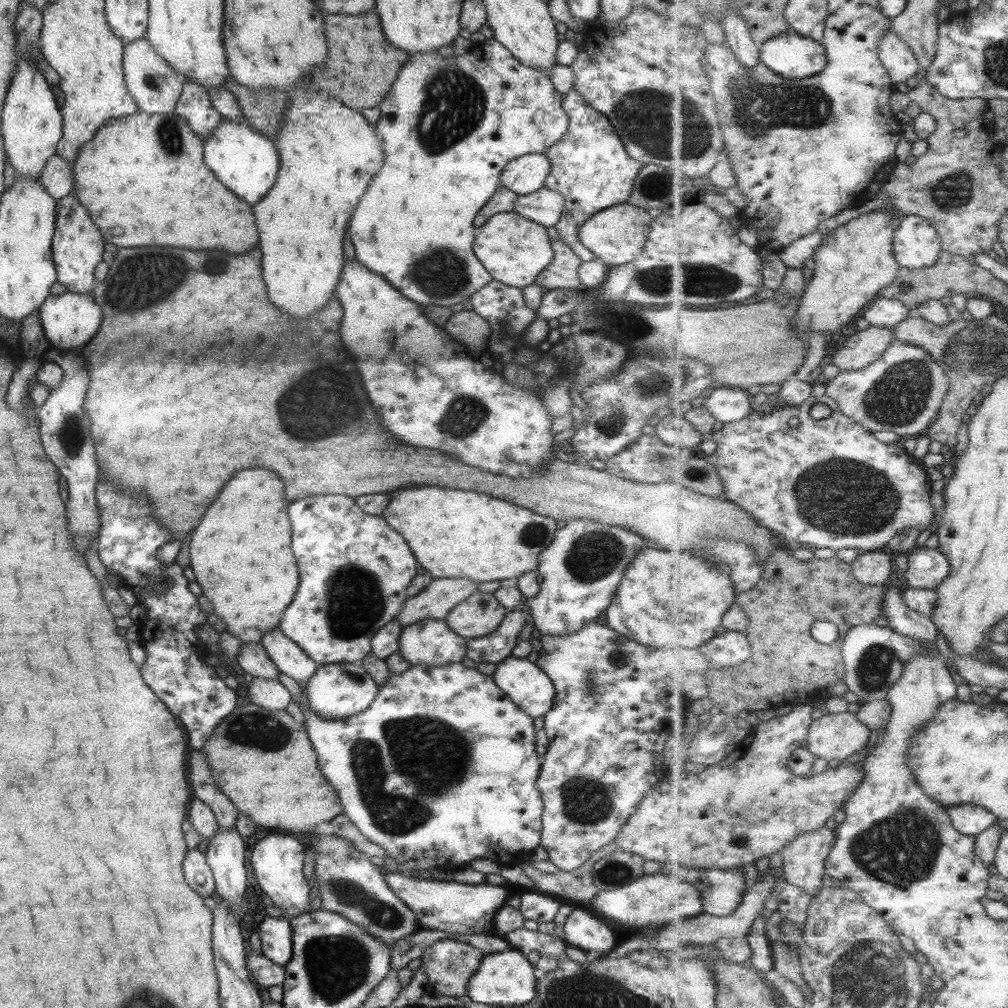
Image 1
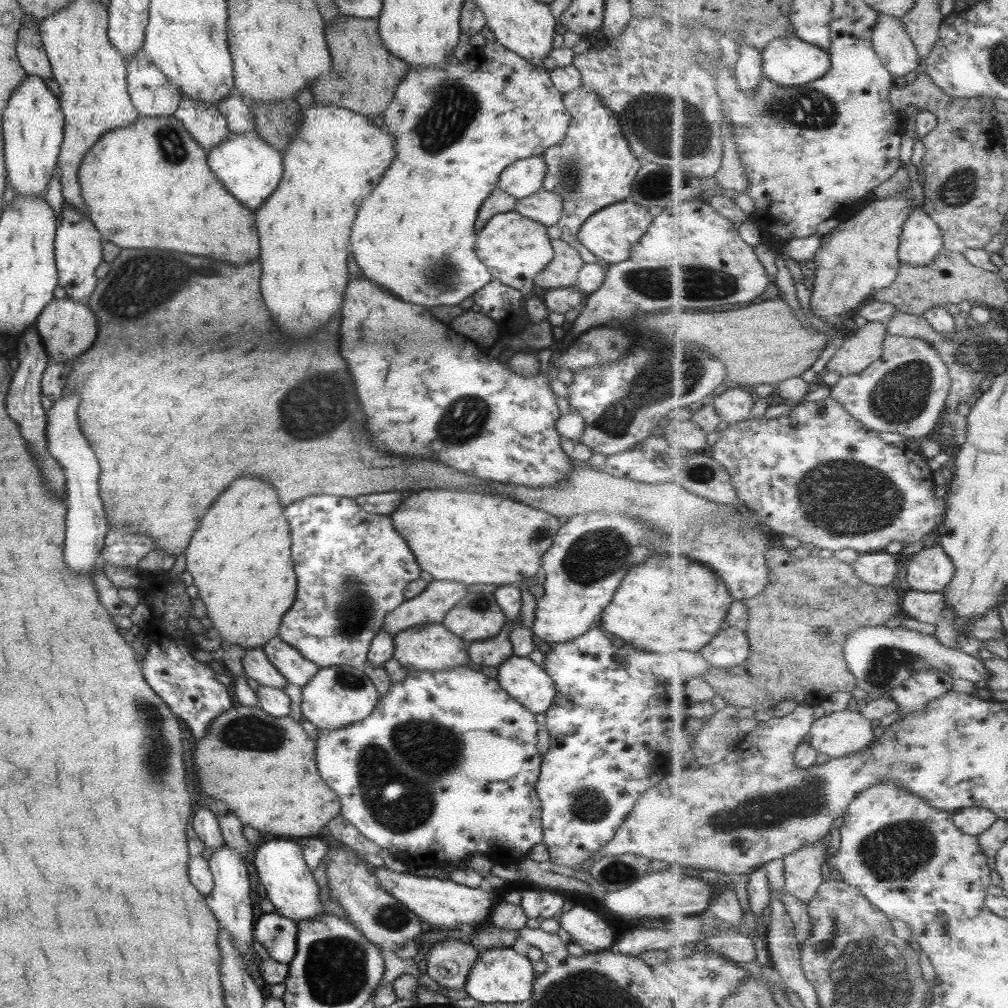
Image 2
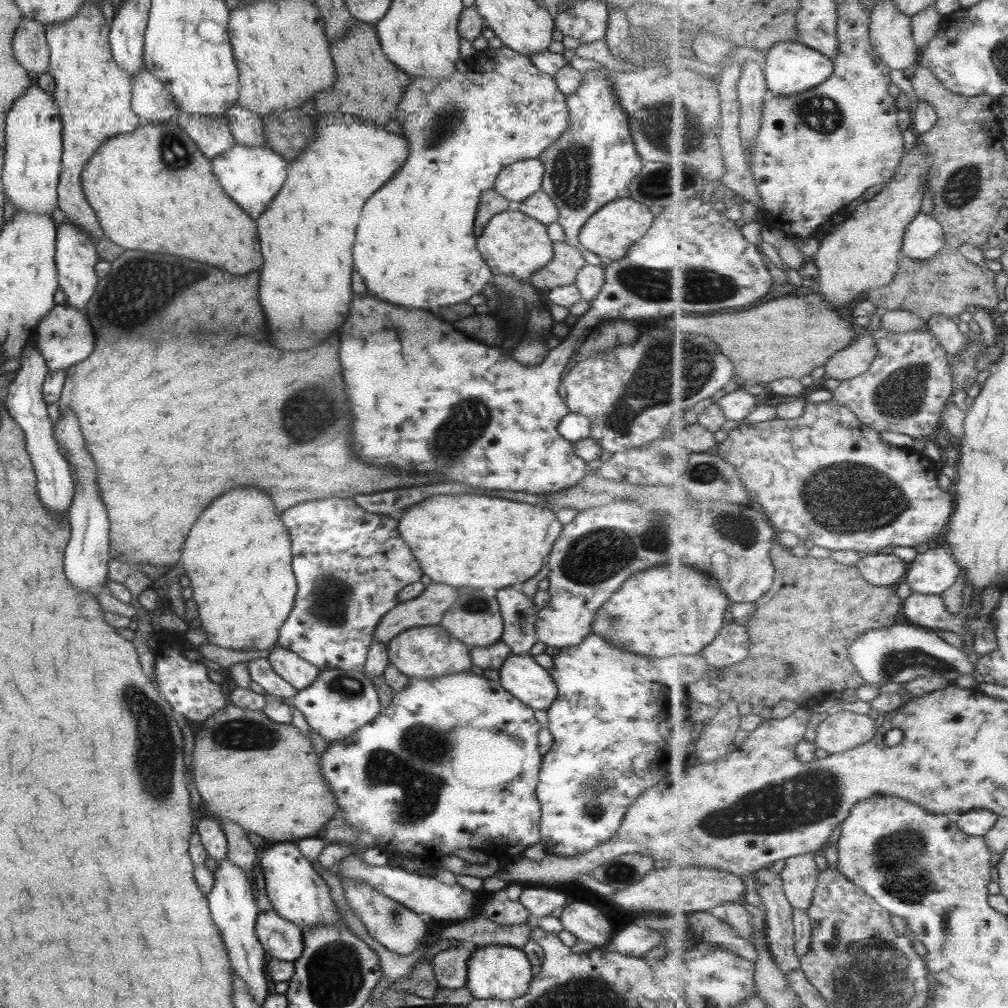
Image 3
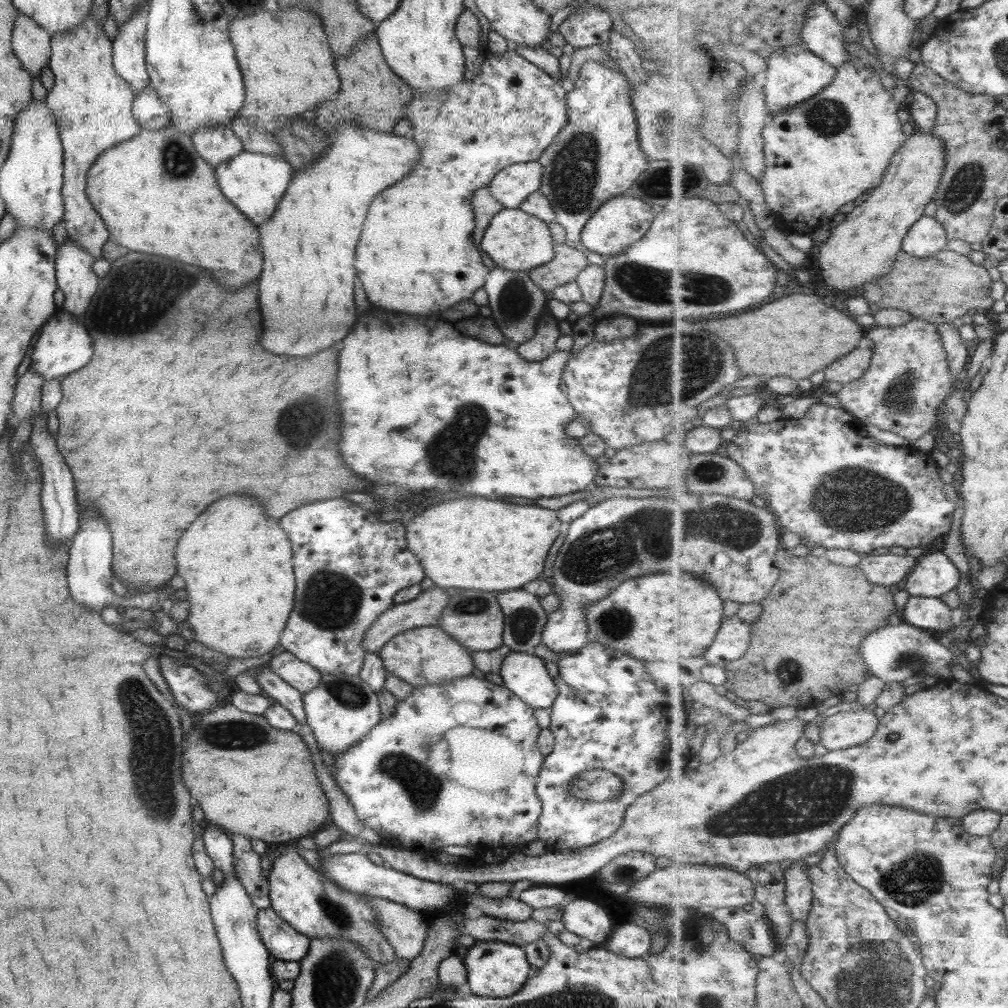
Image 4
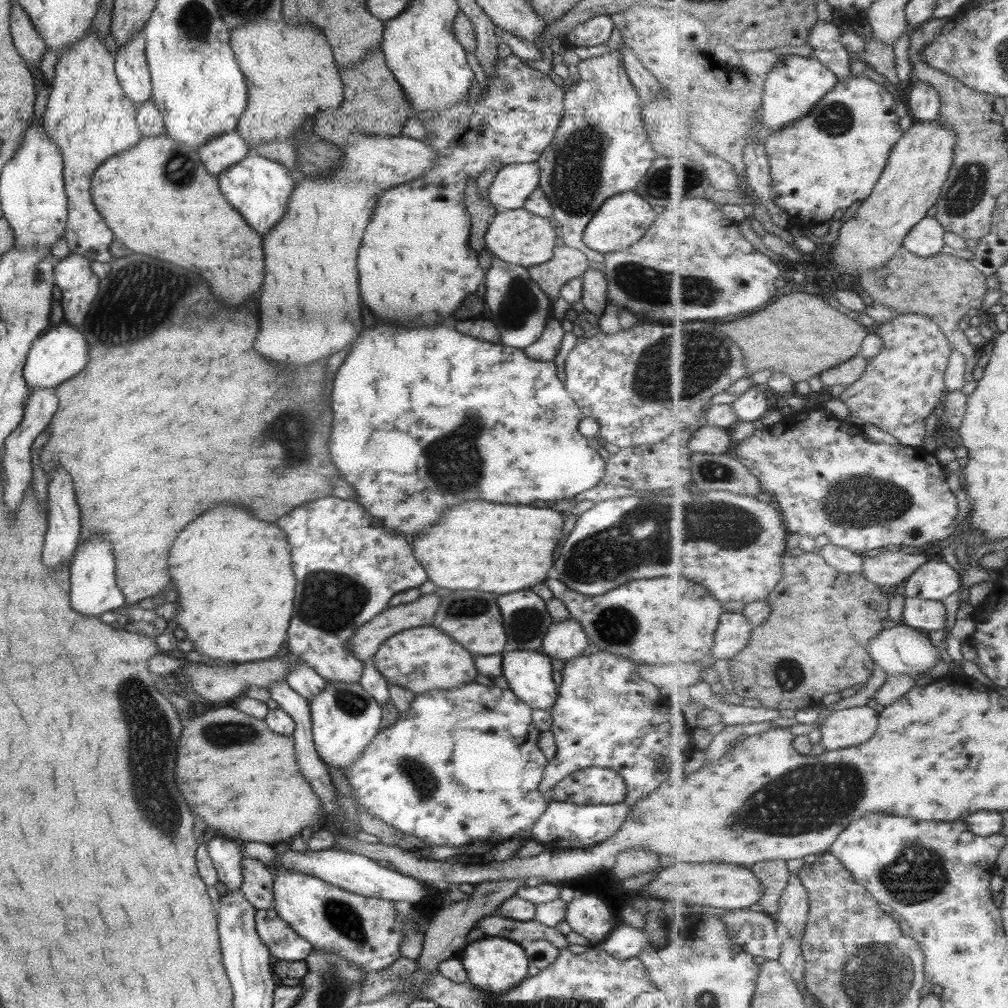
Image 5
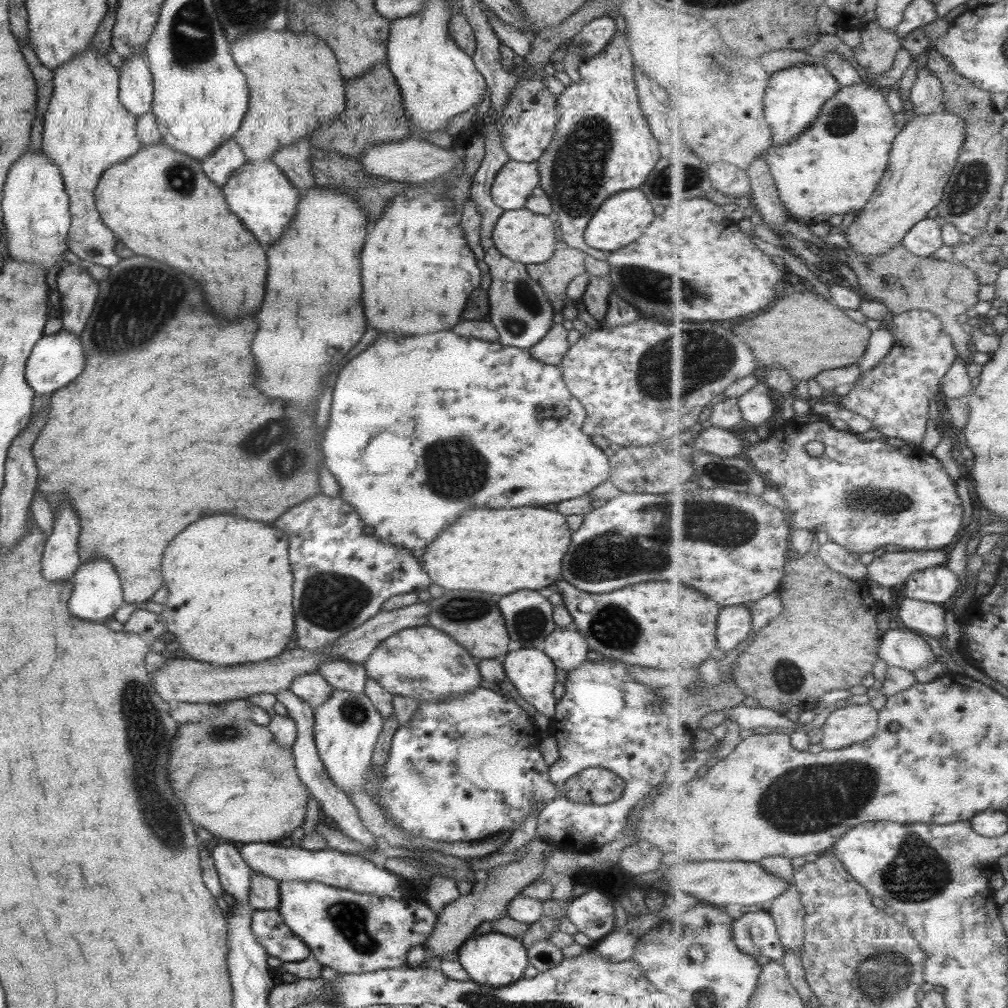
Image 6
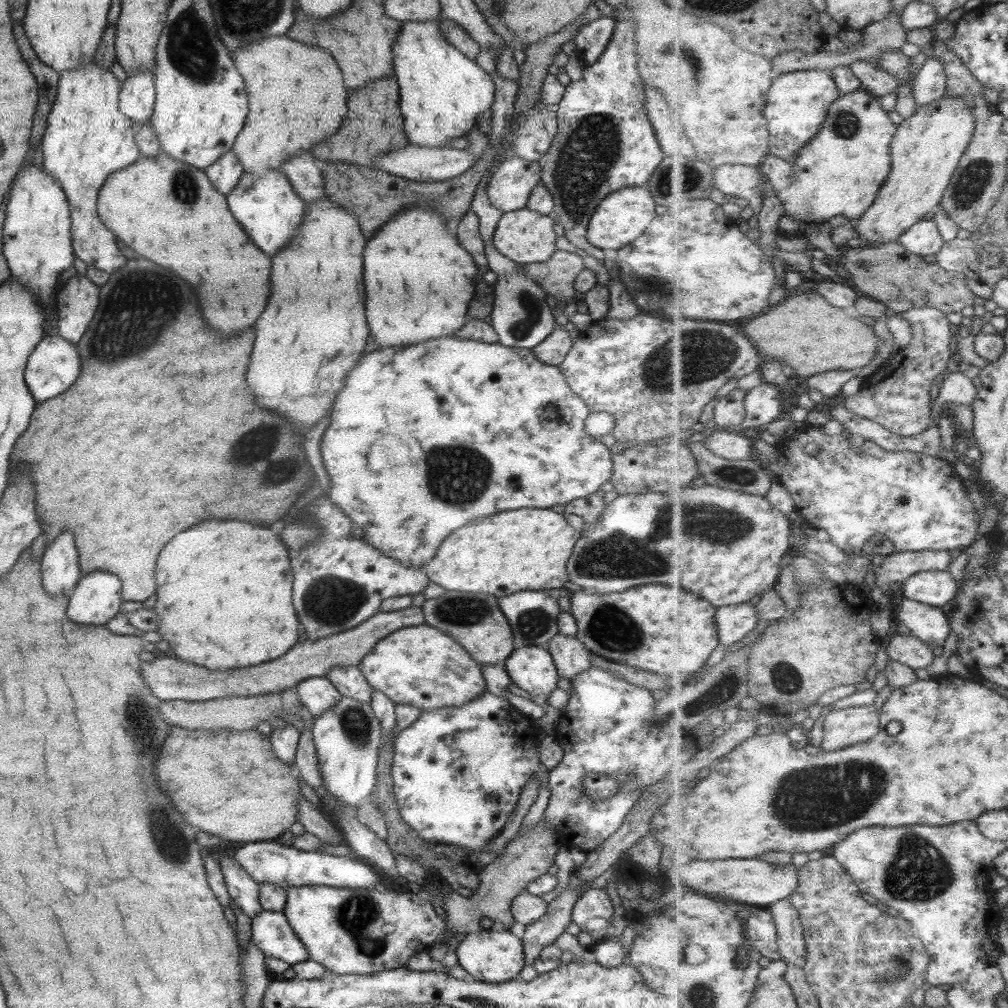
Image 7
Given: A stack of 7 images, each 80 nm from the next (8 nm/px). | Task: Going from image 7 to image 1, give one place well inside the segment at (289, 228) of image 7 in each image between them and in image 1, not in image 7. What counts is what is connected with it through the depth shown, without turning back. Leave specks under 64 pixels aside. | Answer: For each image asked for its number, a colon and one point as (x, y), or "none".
1: (245, 162)
2: (249, 169)
3: (250, 176)
4: (253, 182)
5: (257, 187)
6: (258, 193)

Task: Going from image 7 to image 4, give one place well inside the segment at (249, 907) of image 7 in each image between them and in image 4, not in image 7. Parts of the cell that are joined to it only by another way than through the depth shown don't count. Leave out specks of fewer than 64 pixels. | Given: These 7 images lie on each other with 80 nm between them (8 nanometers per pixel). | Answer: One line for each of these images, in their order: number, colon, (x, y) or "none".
4: (218, 846)
5: (225, 856)
6: (233, 874)

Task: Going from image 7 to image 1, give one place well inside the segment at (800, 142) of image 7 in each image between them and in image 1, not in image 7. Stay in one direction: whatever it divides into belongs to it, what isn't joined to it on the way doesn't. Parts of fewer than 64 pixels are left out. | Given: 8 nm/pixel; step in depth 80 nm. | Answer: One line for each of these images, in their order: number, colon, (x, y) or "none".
1: (794, 56)
2: (791, 61)
3: (791, 67)
4: (794, 74)
5: (794, 86)
6: (795, 98)

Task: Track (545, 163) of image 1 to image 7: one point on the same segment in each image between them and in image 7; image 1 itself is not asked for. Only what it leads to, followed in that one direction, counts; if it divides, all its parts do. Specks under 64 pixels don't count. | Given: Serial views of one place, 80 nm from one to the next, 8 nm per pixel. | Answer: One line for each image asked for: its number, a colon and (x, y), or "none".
2: (521, 178)
3: (518, 180)
4: (511, 186)
5: (513, 183)
6: (513, 184)
7: (508, 188)

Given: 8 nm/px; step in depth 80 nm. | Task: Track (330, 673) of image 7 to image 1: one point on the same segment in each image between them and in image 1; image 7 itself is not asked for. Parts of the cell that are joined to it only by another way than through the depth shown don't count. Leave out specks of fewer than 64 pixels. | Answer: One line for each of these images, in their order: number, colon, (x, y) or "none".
1: (354, 569)
2: (352, 567)
3: (350, 564)
4: (348, 565)
5: (347, 571)
6: (341, 675)

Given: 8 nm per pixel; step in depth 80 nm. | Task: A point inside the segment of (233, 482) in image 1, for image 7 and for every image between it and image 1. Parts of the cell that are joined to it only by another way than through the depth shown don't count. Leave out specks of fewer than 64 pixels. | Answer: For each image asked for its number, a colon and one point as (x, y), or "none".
2: (239, 558)
3: (237, 557)
4: (236, 563)
5: (233, 575)
6: (229, 603)
7: (224, 601)

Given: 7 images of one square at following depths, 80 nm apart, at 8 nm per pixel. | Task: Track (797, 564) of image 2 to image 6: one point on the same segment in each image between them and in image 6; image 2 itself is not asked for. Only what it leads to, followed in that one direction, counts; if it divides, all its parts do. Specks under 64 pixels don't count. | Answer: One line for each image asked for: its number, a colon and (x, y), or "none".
3: (800, 637)
4: (806, 646)
5: (816, 642)
6: (827, 639)

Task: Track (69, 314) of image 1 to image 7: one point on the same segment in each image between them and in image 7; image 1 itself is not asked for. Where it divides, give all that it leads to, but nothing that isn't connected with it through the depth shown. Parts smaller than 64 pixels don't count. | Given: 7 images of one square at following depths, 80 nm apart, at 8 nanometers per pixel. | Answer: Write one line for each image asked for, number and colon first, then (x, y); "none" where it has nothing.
2: (66, 327)
3: (64, 337)
4: (63, 346)
5: (61, 352)
6: (55, 360)
7: (53, 365)

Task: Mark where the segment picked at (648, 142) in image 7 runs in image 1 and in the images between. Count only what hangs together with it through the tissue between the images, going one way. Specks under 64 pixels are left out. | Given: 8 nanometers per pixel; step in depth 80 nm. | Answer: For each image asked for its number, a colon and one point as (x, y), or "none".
1: (588, 166)
2: (592, 167)
3: (593, 162)
4: (596, 156)
5: (599, 149)
6: (601, 145)

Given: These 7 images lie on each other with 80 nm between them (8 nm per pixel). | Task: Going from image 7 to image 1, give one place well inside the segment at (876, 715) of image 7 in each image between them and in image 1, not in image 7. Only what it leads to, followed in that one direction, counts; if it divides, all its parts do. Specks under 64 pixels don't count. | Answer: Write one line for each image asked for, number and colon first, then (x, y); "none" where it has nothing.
1: (835, 736)
2: (840, 733)
3: (838, 733)
4: (847, 728)
5: (842, 729)
6: (854, 724)

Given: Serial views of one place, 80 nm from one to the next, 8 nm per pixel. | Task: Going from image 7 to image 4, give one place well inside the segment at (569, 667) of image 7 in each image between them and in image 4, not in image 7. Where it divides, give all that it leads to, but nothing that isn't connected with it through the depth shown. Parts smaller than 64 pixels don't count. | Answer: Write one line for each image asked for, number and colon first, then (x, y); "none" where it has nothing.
4: (731, 542)
5: (564, 640)
6: (565, 647)

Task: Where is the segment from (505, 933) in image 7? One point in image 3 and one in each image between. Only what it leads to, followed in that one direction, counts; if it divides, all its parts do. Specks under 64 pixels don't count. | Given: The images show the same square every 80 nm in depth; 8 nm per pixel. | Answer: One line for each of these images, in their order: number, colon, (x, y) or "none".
3: (493, 972)
4: (494, 969)
5: (492, 964)
6: (493, 959)

